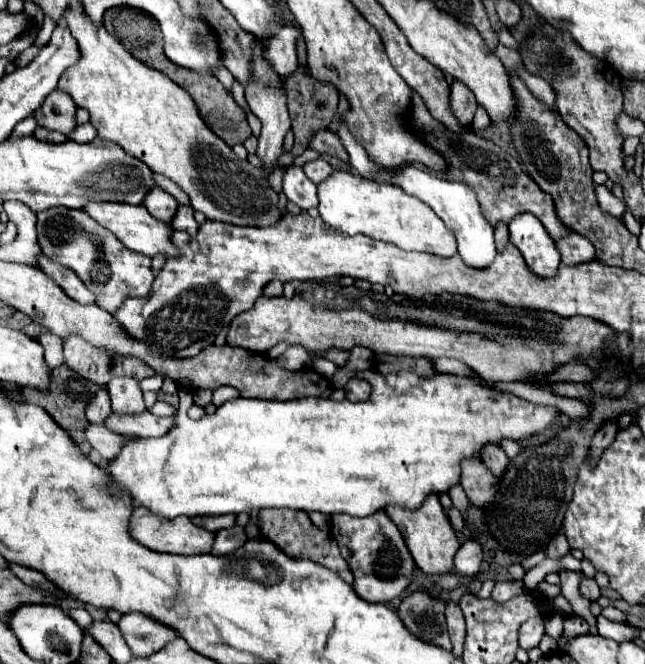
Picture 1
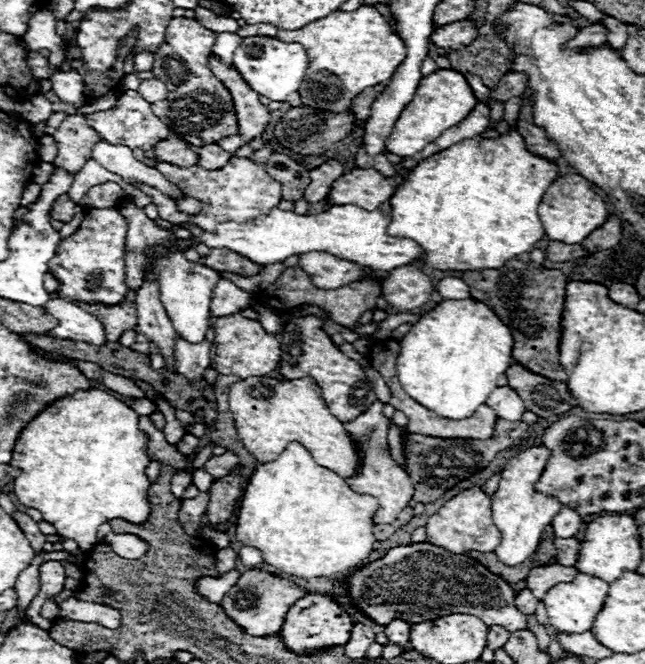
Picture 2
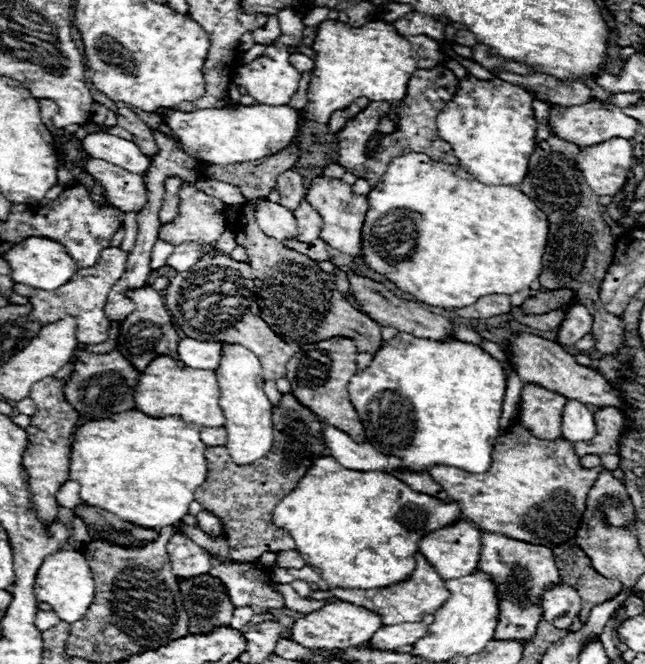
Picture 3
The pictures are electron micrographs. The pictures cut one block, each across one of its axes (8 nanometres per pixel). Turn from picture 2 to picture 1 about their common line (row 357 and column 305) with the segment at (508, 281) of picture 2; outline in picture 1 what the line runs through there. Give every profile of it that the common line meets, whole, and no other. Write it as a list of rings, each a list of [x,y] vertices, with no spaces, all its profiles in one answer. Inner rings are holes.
[[[262,510],[258,514],[258,528],[260,528],[262,536],[266,540],[270,540],[272,544],[276,544],[286,556],[290,556],[290,558],[306,558],[306,560],[318,562],[318,564],[334,570],[336,574],[340,574],[340,578],[344,578],[348,584],[352,584],[354,576],[352,576],[346,560],[340,556],[338,542],[328,532],[322,532],[318,526],[314,526],[312,520],[310,520],[310,516],[306,512]]]

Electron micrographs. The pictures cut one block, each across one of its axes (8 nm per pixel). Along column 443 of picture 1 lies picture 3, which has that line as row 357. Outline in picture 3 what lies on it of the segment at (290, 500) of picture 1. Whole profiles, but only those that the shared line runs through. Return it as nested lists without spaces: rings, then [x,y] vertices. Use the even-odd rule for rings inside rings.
[[[398,332],[374,354],[366,370],[350,378],[348,392],[352,406],[362,418],[366,438],[378,452],[398,456],[418,472],[424,472],[432,464],[446,464],[464,472],[482,474],[492,462],[490,454],[500,432],[498,410],[502,414],[502,384],[506,384],[504,368],[482,348],[460,340],[438,342]]]

